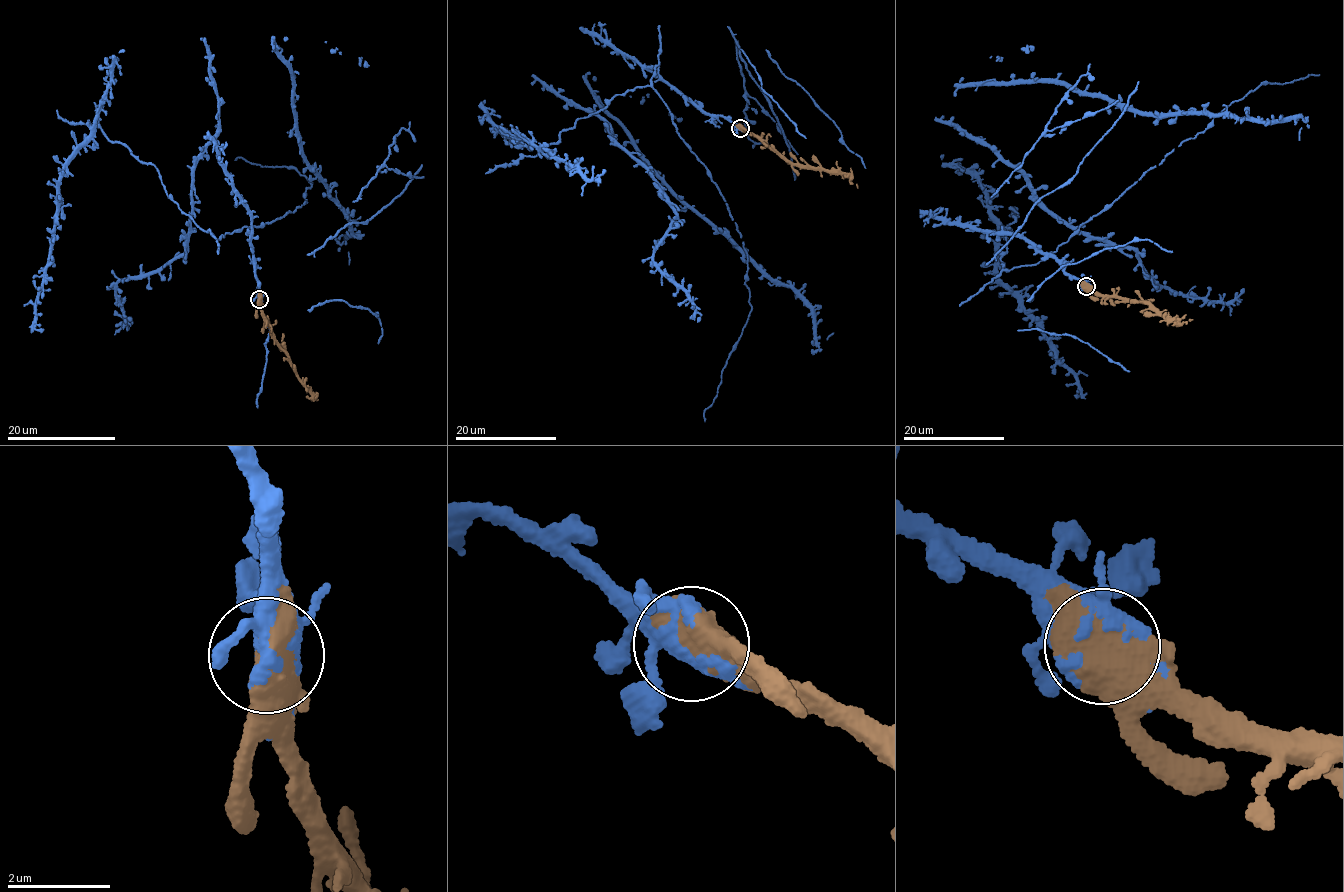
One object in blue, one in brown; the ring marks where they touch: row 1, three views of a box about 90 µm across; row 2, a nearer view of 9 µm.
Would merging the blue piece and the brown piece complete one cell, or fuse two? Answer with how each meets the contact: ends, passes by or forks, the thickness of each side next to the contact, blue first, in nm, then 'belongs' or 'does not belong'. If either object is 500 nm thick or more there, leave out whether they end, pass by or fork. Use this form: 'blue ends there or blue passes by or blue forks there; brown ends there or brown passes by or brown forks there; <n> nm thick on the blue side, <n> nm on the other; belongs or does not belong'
280 nm thick on the blue side, 650 nm on the other; belongs

